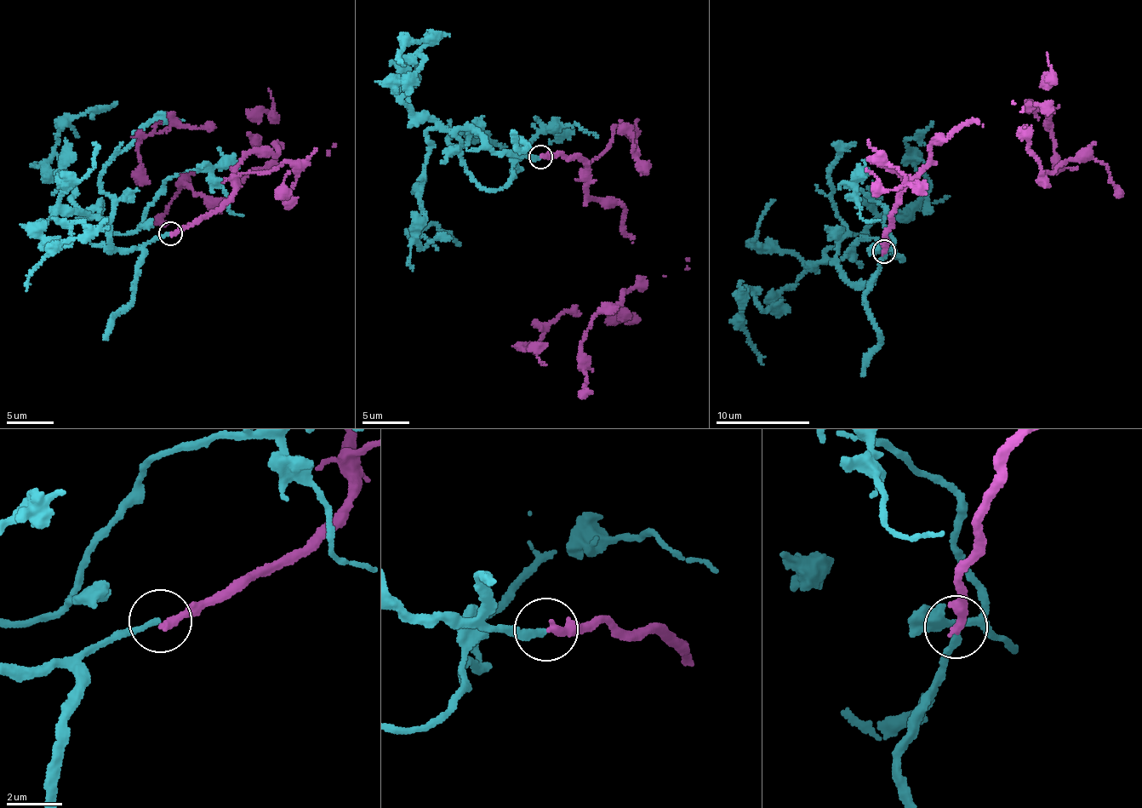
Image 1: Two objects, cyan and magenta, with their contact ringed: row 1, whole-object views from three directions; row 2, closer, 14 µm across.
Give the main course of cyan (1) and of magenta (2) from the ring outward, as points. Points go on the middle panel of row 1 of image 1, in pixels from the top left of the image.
1: (540, 157), (457, 131), (465, 172), (485, 189), (509, 180), (539, 133), (575, 123), (597, 137)
2: (540, 157), (582, 159), (588, 197), (617, 199), (638, 282), (579, 346), (522, 350), (581, 313)

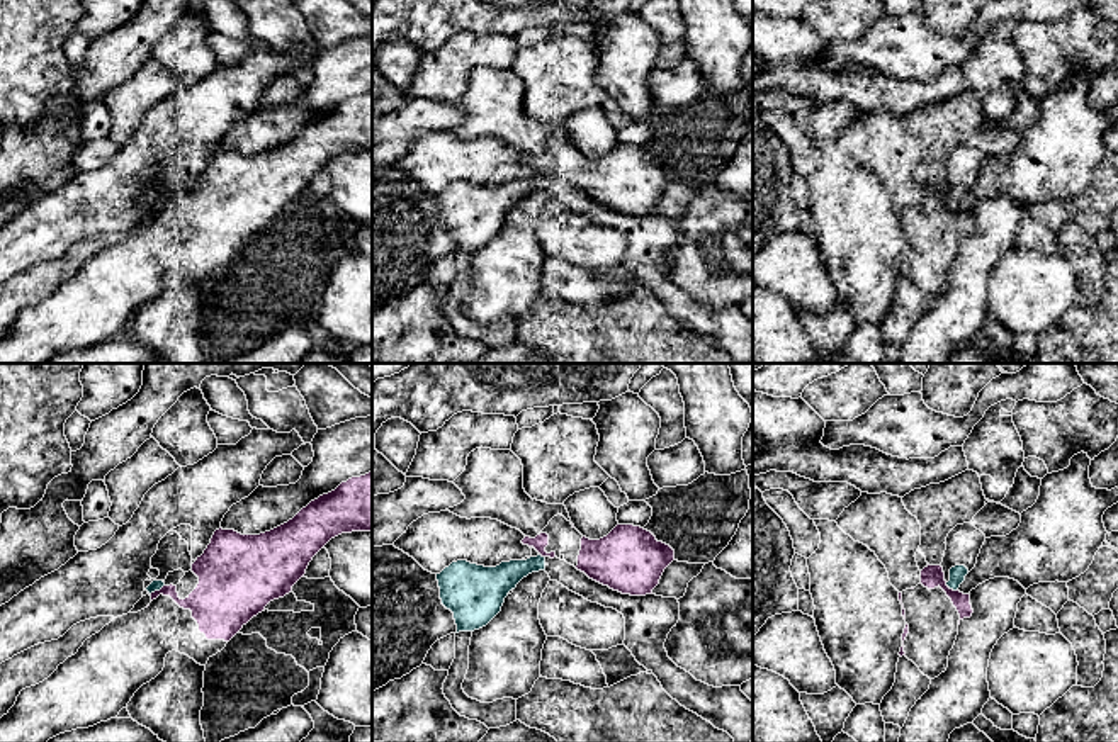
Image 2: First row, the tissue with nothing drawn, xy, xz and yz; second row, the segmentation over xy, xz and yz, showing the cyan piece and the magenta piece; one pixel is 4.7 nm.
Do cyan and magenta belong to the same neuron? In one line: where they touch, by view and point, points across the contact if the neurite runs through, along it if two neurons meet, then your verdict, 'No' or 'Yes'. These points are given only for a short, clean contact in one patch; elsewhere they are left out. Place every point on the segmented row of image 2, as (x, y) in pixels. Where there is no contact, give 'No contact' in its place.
Touches cyan at yz (952, 588). No

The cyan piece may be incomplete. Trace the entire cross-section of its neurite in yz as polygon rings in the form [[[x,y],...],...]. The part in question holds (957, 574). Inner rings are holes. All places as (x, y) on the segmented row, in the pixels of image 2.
[[[972,523],[957,525],[948,533],[941,567],[950,589],[957,591],[975,567],[984,542],[985,535]]]

